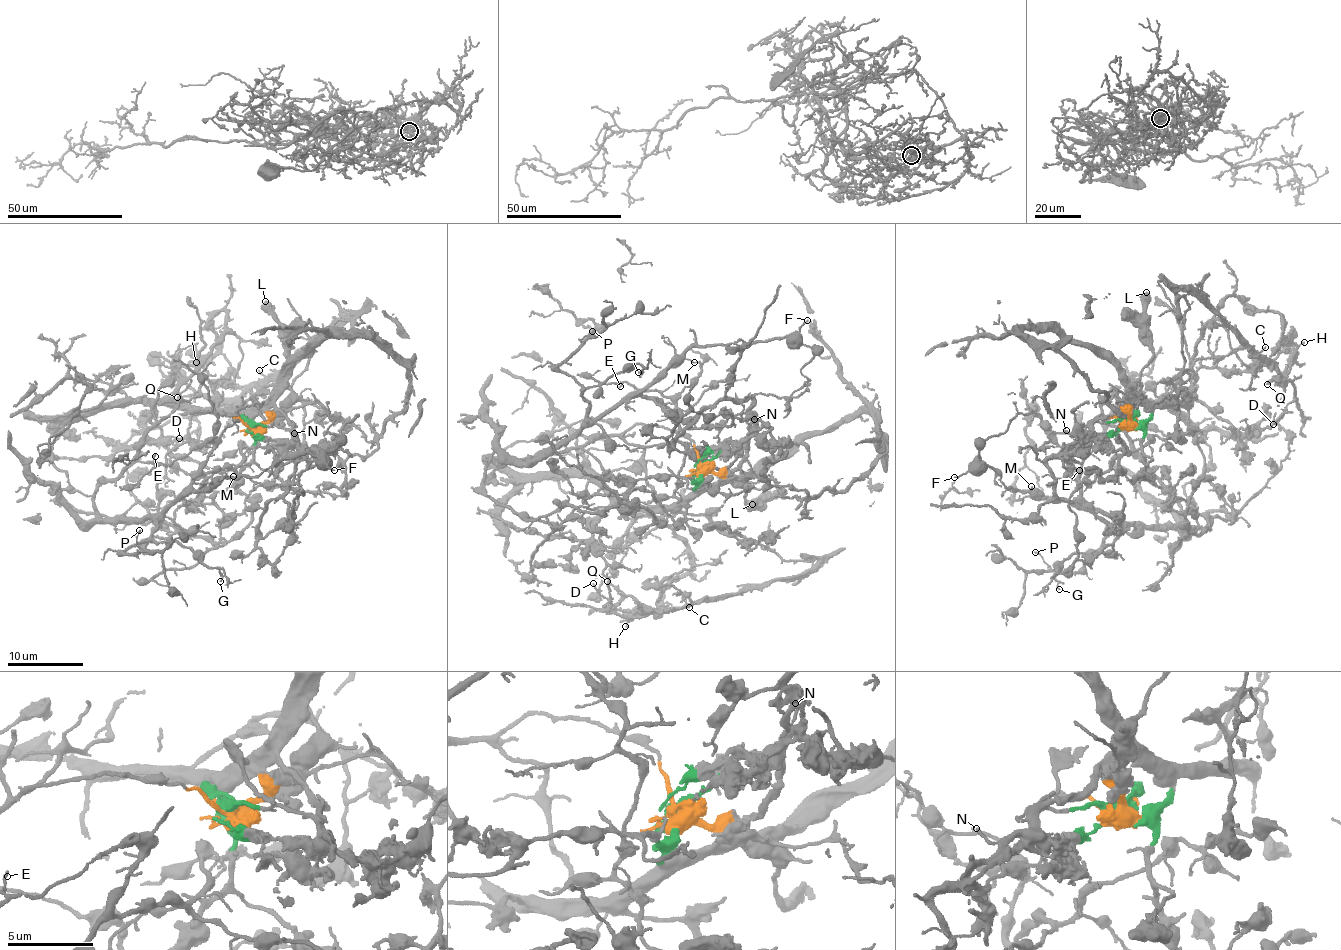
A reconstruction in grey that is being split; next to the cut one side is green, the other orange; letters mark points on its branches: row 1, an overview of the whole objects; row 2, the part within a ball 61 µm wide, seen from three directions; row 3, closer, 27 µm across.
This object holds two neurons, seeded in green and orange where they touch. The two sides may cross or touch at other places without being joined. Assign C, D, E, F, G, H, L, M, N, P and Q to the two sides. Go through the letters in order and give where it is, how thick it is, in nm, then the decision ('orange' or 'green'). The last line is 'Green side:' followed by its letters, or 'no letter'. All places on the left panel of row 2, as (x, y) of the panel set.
C: at (259, 370); 130 nm thick; green
D: at (179, 438); 120 nm thick; green
E: at (155, 456); 120 nm thick; orange
F: at (334, 470); 130 nm thick; orange
G: at (220, 581); 90 nm thick; orange
H: at (196, 362); 140 nm thick; green
L: at (265, 301); 600 nm thick; orange
M: at (233, 476); 110 nm thick; orange
N: at (294, 433); 150 nm thick; green
P: at (139, 530); 140 nm thick; orange
Q: at (177, 397); 170 nm thick; green
Green side: C, D, H, N, Q

